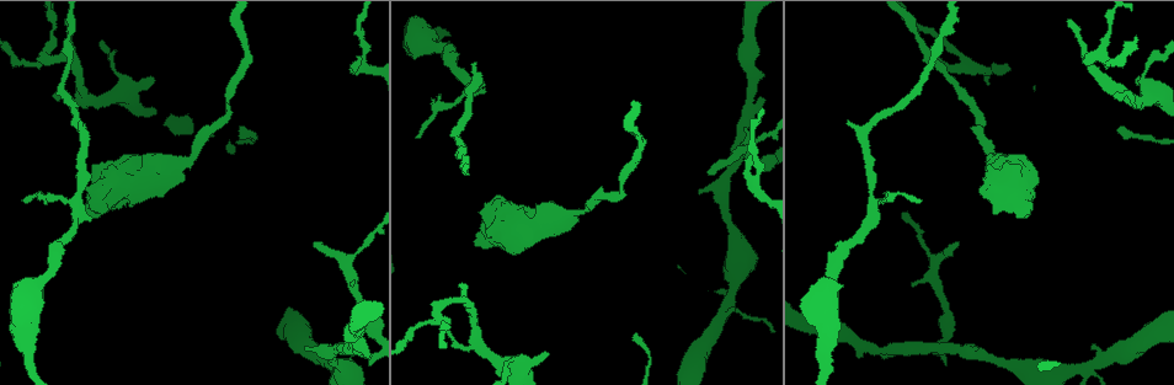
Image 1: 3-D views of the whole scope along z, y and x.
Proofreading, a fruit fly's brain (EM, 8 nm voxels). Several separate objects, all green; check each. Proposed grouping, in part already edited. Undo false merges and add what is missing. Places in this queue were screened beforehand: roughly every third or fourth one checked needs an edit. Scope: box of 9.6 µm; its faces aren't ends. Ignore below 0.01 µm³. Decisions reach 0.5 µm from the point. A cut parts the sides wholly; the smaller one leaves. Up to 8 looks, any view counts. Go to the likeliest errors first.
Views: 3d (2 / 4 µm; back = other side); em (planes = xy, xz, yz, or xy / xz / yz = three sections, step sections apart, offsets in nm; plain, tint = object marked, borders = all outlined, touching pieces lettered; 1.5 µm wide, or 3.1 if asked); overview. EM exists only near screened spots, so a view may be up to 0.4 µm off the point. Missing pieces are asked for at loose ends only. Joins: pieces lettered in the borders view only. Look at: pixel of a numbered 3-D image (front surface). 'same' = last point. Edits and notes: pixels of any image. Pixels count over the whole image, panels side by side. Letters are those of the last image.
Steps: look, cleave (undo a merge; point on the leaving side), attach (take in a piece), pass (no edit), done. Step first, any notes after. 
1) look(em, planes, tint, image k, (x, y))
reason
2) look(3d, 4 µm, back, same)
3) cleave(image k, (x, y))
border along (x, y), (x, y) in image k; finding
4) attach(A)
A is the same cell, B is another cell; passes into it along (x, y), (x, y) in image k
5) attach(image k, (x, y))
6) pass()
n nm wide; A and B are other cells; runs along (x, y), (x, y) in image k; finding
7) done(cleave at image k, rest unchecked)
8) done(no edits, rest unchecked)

look(3d, 2 µm, image 1, (713, 173))
an open end

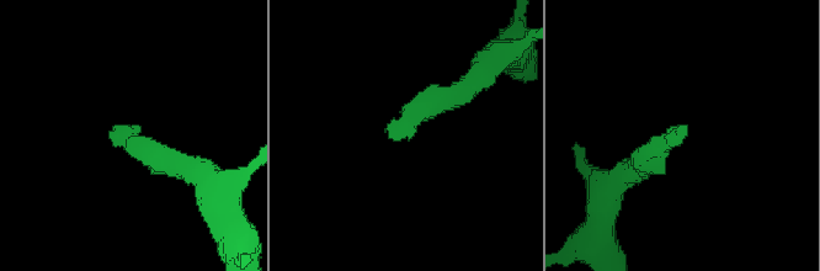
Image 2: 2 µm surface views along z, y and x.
look(em, yz, step 8, tint, image 2, (682, 126))
shape alone is not enough

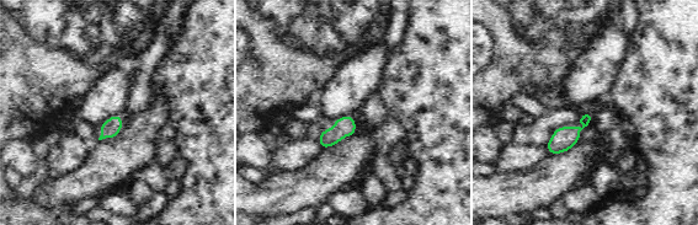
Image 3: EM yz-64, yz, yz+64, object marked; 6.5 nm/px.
look(em, planes, borders, same)

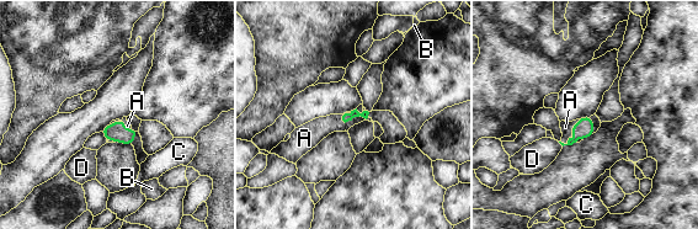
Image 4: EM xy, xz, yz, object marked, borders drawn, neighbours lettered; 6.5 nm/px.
attach(A)
A is the same cell, B, C and D are other cells; passes into it along (355, 113), (352, 118), (319, 128) in image 4; it goes on there

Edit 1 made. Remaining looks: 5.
look(em, xy, step 4, borders, image 1, (304, 346))

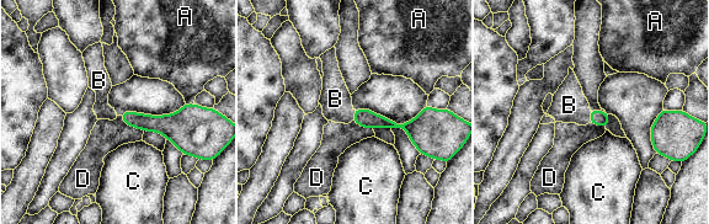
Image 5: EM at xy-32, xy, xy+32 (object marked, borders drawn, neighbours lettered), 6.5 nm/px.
look(em, planes, borders, same)

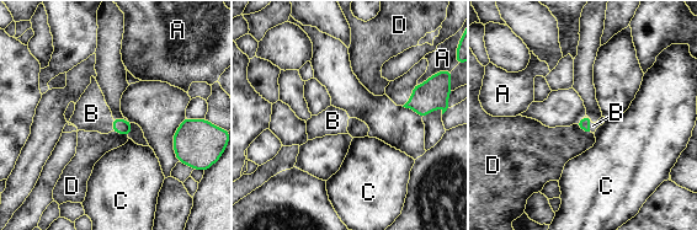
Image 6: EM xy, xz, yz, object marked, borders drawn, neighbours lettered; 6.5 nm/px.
attach(B)
B is the same cell, A, C and D are other cells; it goes on there

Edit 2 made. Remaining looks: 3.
look(3d, 2 µm, image 1, (350, 349))
arms part here

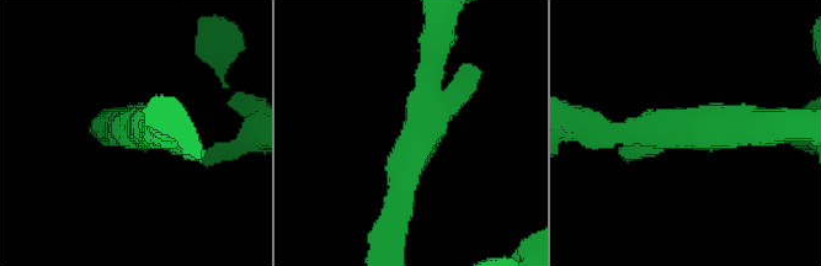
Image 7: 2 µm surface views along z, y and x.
look(em, xz, step 8, borders, image 7, (670, 129))

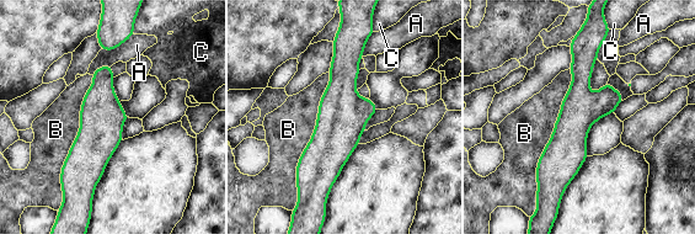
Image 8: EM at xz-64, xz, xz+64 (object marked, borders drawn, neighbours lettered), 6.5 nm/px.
pass()
A, B and C are other cells; runs along (591, 44), (561, 187) in image 8; continuous, no second neuron

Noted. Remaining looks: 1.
done(attach at image 4, attach at image 6, rest unchecked)

